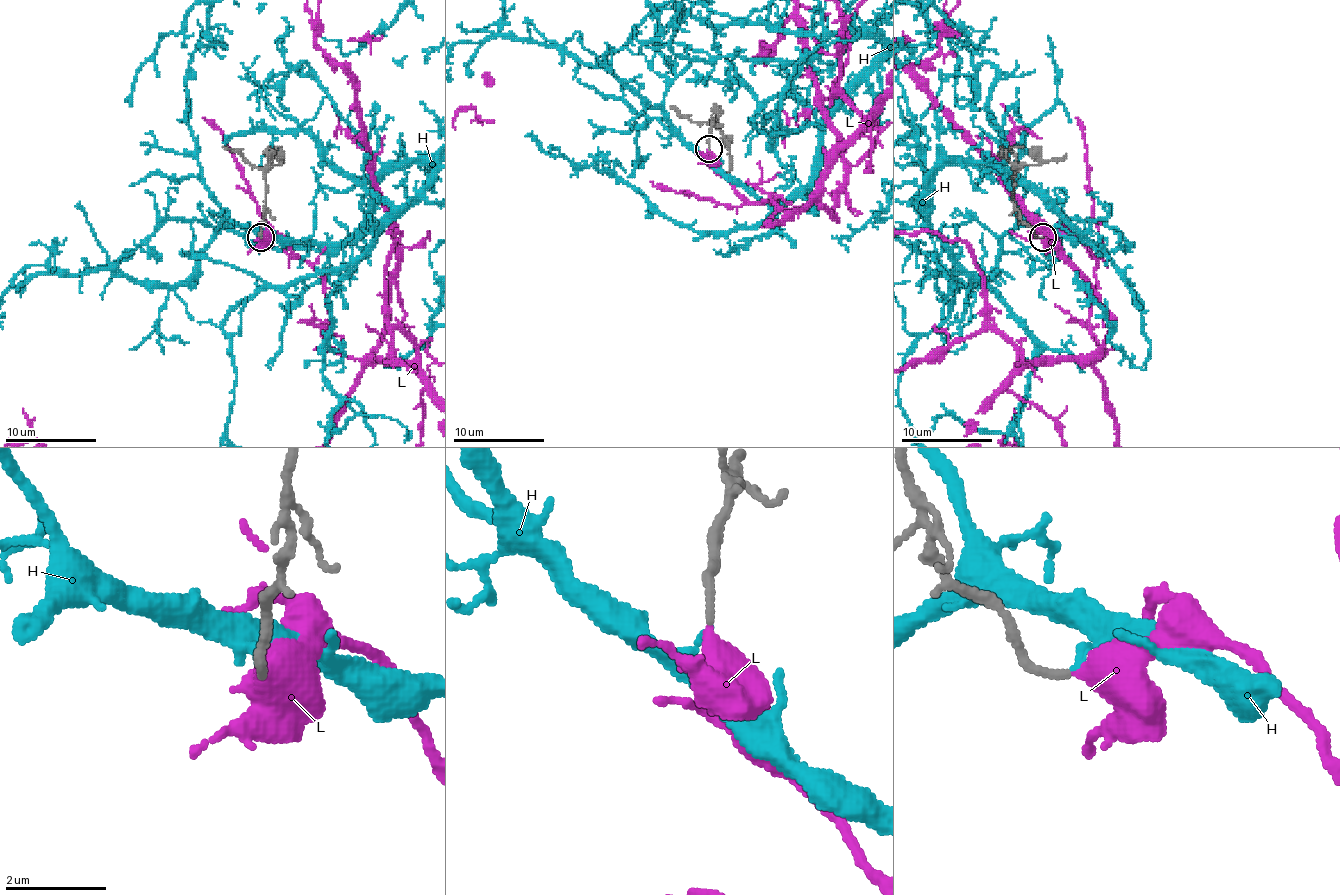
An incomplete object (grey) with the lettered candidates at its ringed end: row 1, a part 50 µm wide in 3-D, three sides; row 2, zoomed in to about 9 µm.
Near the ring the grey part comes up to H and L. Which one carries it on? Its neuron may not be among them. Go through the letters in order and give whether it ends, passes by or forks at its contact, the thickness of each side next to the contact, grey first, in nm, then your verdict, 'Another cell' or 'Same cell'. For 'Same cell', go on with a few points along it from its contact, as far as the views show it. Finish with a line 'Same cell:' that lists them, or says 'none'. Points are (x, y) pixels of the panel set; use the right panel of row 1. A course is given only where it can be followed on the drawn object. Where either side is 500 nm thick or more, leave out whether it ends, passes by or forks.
H: It ends there. Thickness 170 nm (grey) against 180 nm. Another cell
L: It ends there. Thickness 170 nm (grey) against 460 nm. Same cell
Same cell: L

